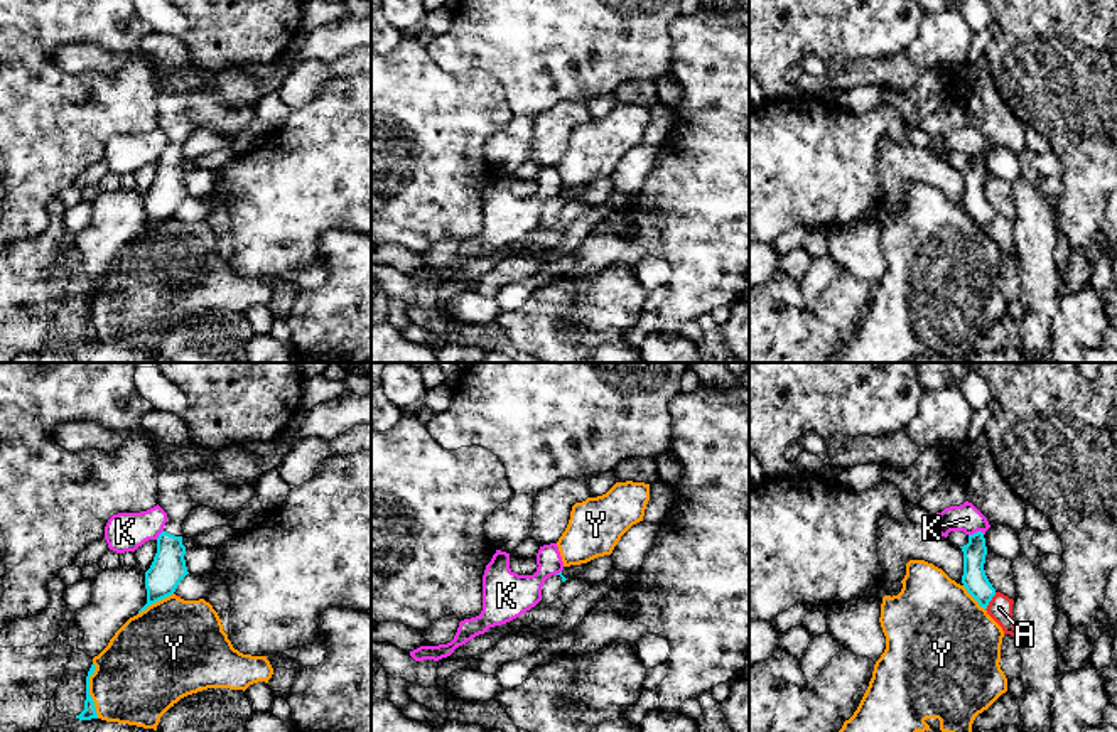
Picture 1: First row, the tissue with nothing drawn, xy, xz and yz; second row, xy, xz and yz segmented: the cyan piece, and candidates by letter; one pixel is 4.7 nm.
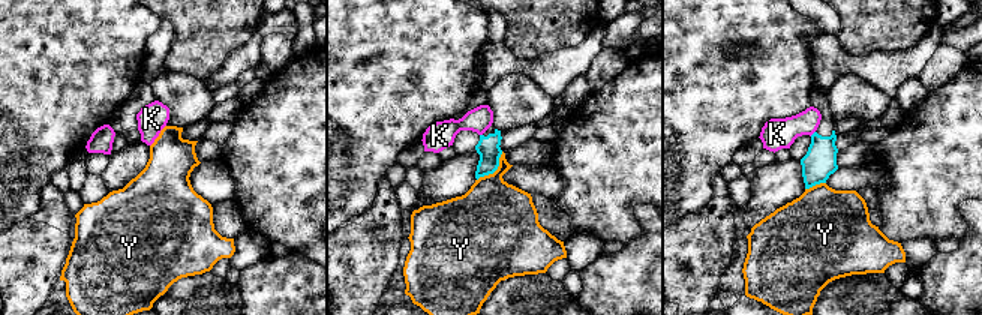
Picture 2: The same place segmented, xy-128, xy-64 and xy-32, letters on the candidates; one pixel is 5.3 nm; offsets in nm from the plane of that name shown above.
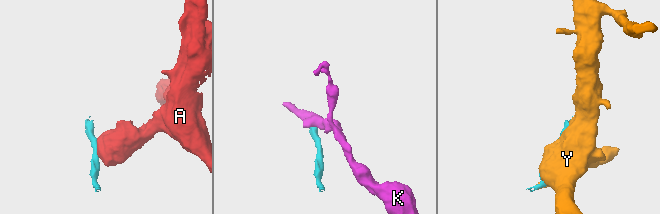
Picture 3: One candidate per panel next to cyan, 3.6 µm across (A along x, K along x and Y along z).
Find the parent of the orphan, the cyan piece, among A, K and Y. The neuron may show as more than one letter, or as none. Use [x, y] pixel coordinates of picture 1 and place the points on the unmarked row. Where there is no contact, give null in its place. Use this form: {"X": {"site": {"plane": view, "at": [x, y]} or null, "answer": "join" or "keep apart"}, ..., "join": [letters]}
{"A": {"site": {"plane": "yz", "at": [991, 221]}, "answer": "keep apart"}, "K": {"site": {"plane": "yz", "at": [977, 154]}, "answer": "keep apart"}, "Y": {"site": {"plane": "xy", "at": [88, 312]}, "answer": "keep apart"}, "join": []}

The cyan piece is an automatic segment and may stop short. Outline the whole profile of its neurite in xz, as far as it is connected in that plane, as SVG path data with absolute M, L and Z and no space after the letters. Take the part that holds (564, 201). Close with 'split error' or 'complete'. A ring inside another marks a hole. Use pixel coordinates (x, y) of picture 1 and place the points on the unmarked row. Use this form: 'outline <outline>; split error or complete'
outline M562 194L548 199L542 209L542 223L552 226L555 221L558 221L558 214L565 202L567 201L562 197Z; split error

